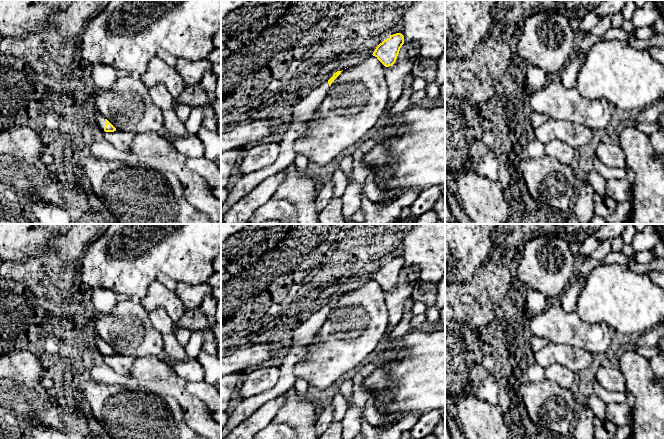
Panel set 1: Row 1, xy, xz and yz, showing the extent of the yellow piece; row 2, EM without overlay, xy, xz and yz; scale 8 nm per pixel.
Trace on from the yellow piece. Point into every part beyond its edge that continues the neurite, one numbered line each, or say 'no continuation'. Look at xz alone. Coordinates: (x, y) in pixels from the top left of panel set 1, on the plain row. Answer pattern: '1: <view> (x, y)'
1: xz (306, 331)

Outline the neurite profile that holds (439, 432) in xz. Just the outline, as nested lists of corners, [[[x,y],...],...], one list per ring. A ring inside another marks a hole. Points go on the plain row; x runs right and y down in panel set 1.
[[[445,412],[432,433],[436,439],[445,439]]]

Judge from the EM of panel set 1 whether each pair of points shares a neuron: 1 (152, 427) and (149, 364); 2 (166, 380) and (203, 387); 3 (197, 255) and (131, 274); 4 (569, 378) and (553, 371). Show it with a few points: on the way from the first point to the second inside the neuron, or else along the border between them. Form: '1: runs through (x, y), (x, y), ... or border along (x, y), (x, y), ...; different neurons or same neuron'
1: border along (148, 391), (163, 398); different neurons
2: border along (185, 382), (185, 388), (202, 401); different neurons
3: runs through (181, 255), (151, 255), (147, 258); same neuron
4: runs through (565, 377), (557, 372); same neuron

